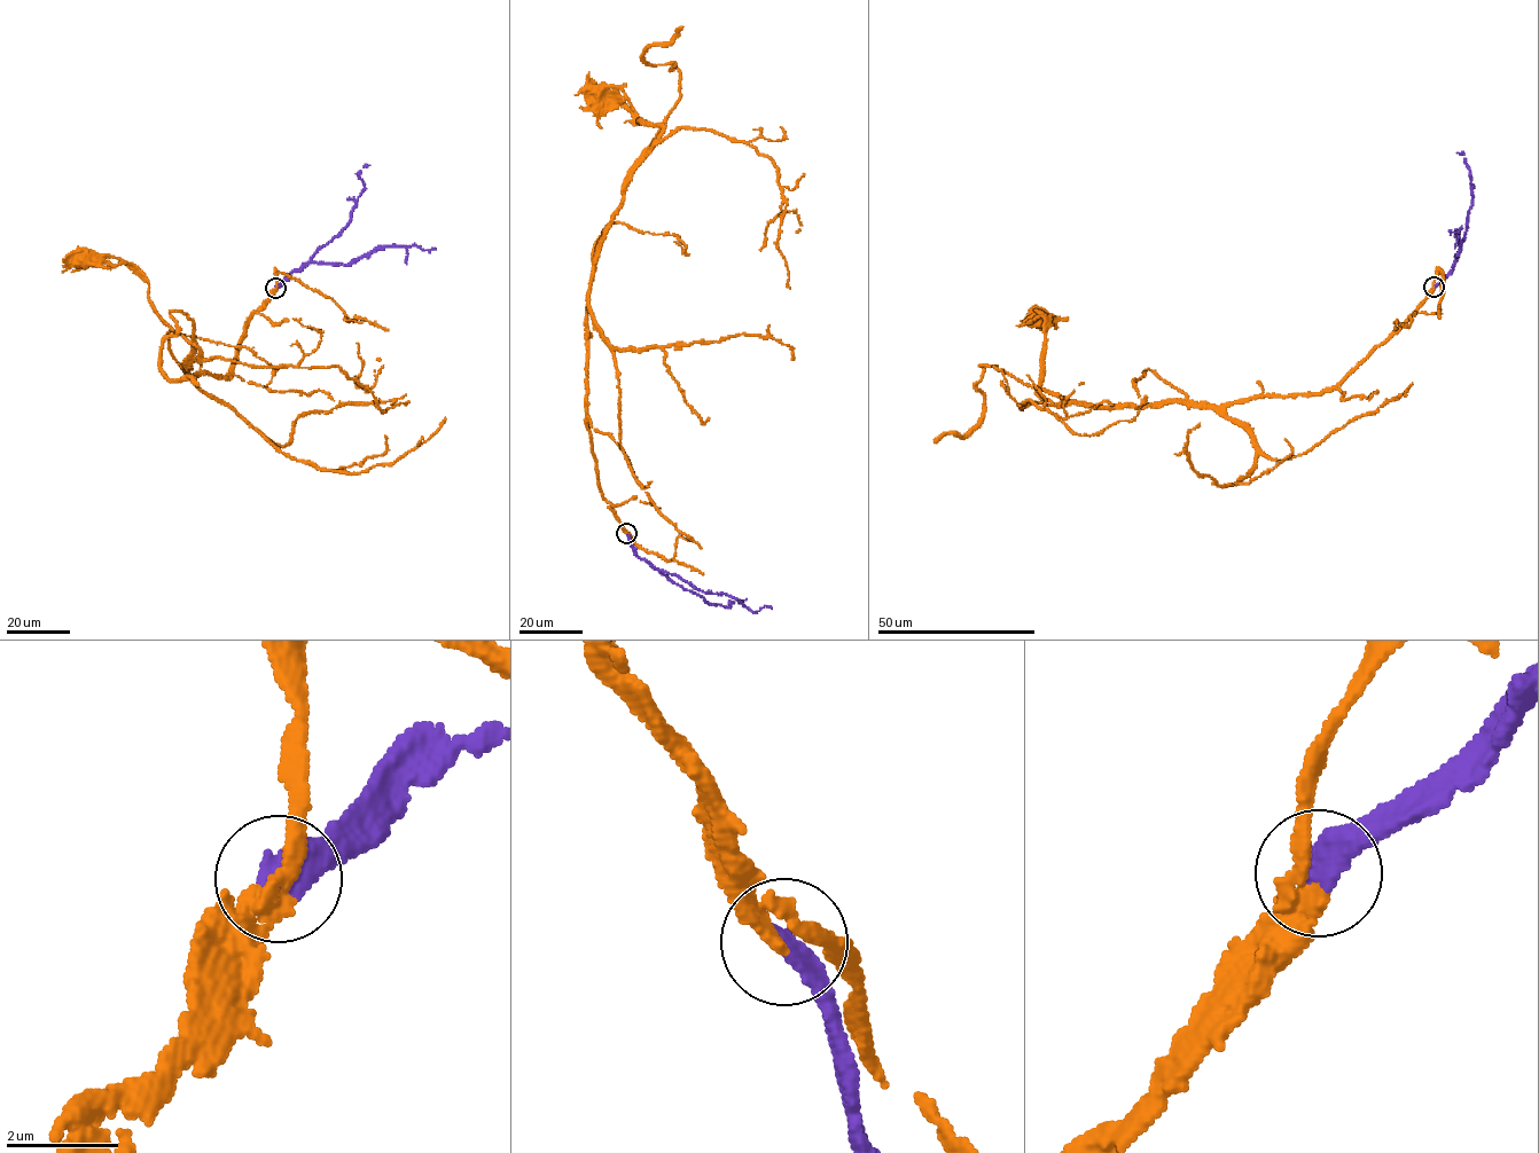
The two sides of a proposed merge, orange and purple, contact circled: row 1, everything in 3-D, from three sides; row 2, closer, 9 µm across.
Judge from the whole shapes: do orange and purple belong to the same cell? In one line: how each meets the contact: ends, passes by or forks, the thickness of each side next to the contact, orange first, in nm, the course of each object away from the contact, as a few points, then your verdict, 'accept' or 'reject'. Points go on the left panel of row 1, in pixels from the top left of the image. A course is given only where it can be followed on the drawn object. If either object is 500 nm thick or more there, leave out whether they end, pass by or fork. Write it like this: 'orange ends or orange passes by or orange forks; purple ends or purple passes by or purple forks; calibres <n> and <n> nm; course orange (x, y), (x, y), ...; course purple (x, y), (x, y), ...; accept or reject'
orange passes by; purple ends; calibres 240 and 400 nm; course orange (275, 288), (231, 373), (193, 378), (180, 366), (192, 340), (155, 312), (148, 282), (120, 259), (81, 256); course purple (275, 288), (311, 263), (349, 264), (387, 245), (436, 249); accept

